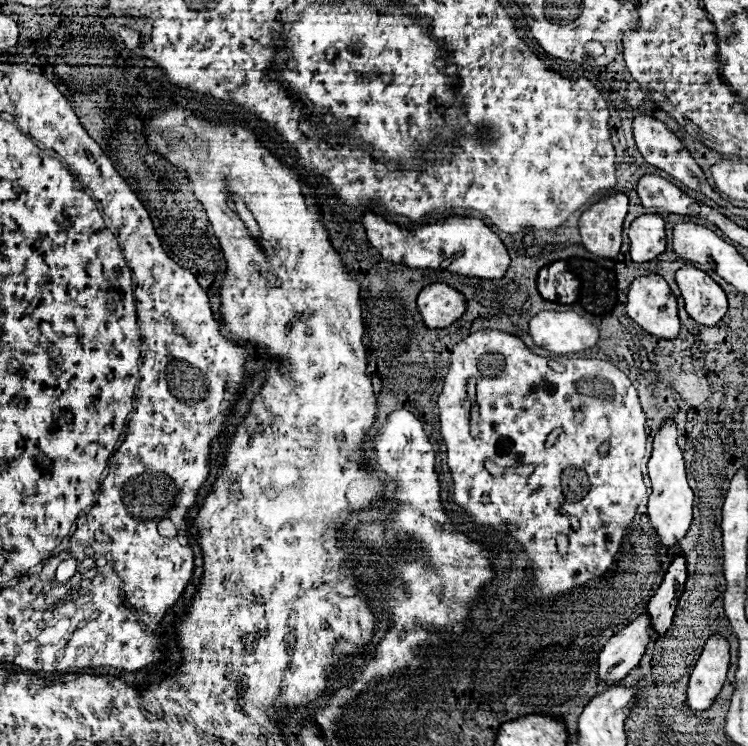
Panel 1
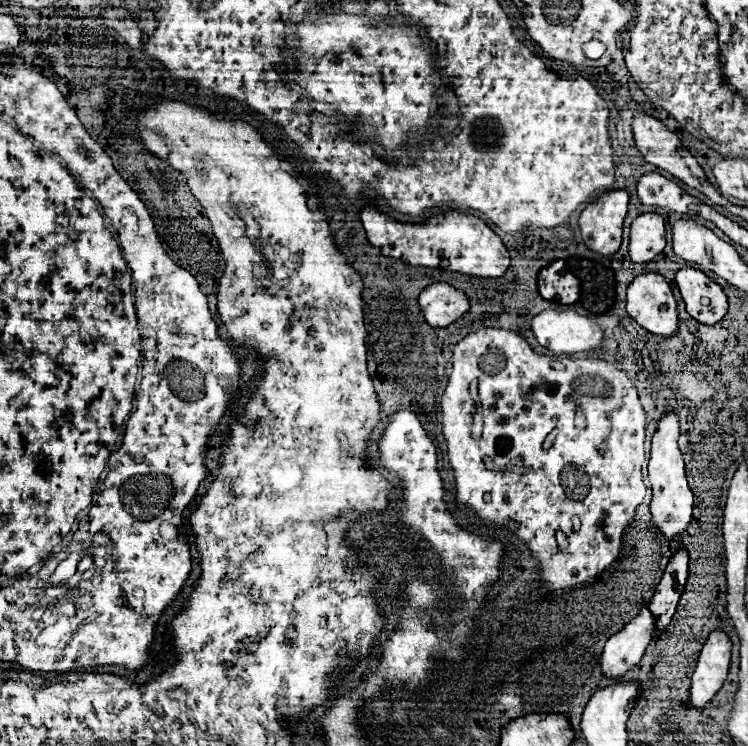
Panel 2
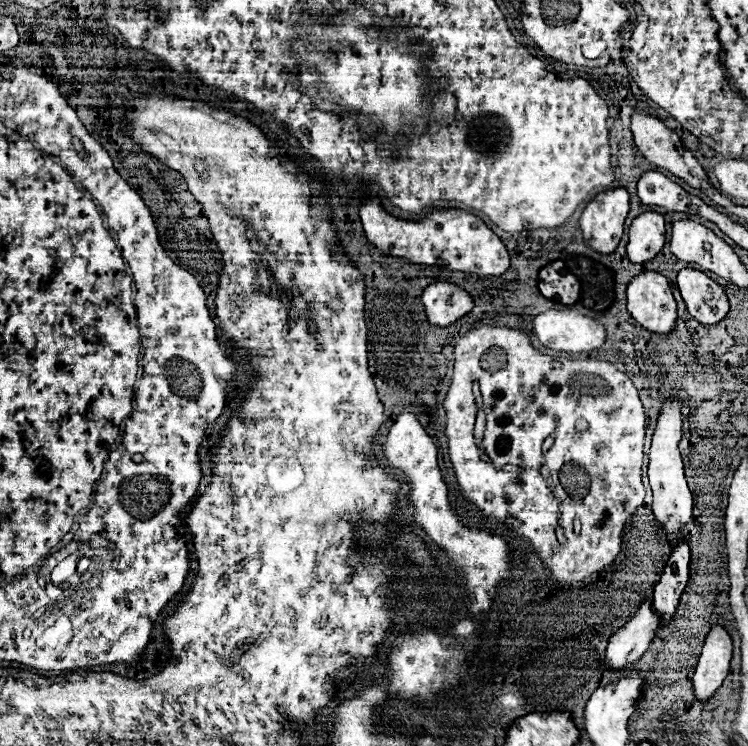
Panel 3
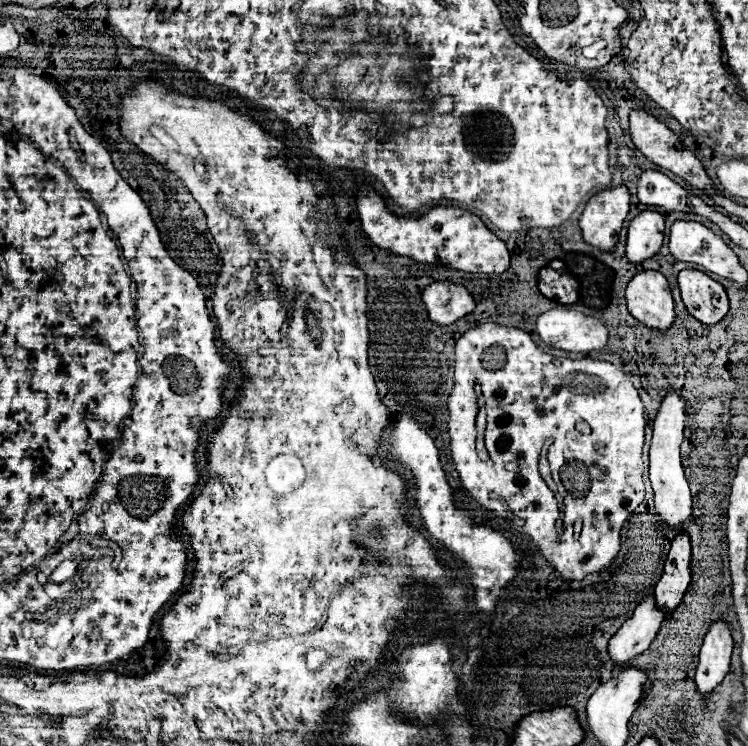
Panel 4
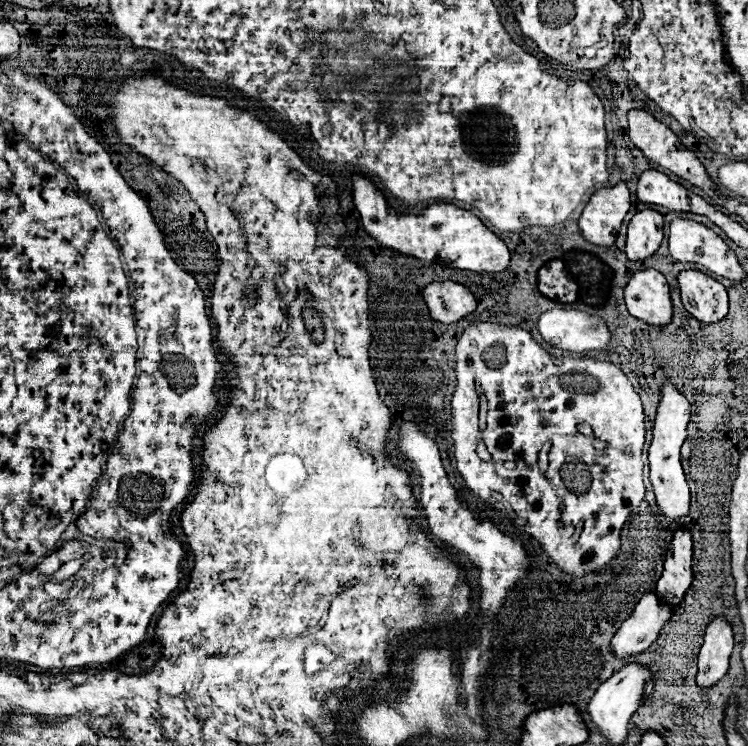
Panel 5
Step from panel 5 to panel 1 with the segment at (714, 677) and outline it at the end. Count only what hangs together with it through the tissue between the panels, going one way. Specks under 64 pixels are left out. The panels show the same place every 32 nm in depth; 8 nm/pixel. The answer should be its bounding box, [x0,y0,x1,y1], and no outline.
[686,634,730,714]

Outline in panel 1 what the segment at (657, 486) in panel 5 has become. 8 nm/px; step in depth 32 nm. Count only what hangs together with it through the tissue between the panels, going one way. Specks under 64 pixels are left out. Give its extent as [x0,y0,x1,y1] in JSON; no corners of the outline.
[648,420,692,550]

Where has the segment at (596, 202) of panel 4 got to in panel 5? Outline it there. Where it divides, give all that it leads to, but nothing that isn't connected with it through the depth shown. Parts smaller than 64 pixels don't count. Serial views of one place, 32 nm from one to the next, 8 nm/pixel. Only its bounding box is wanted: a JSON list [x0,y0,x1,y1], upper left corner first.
[580,182,630,248]

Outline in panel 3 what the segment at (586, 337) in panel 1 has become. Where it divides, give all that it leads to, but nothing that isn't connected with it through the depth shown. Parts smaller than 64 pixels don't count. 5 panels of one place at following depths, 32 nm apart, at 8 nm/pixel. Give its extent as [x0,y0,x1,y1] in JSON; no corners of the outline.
[534,310,606,352]

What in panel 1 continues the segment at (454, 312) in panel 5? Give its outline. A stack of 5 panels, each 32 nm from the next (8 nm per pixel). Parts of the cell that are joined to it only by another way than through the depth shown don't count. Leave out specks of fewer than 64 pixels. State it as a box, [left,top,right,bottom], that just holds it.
[416,284,466,328]

